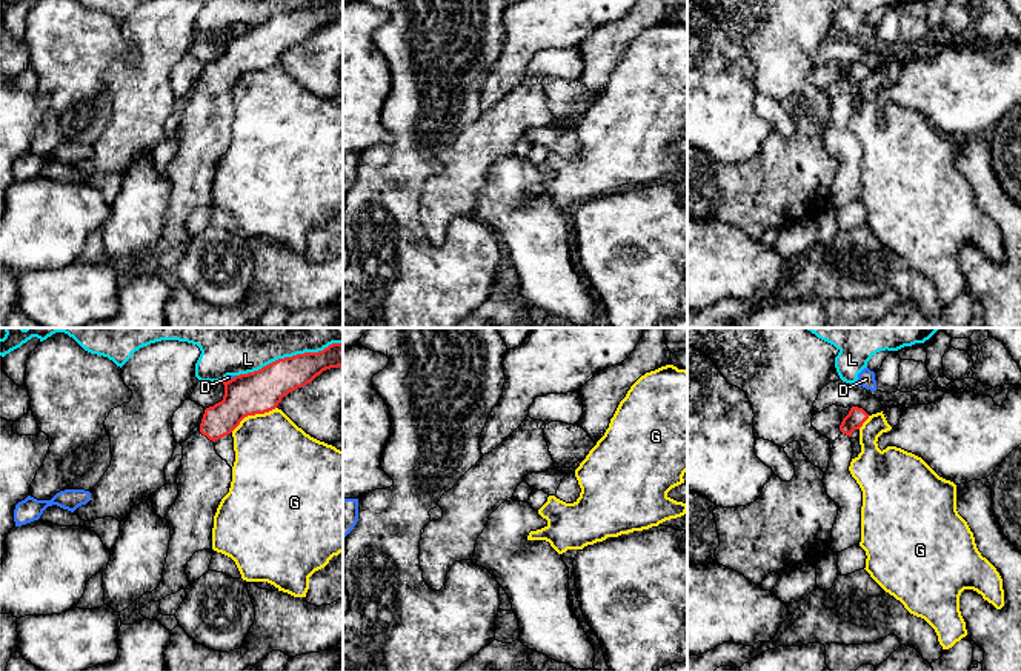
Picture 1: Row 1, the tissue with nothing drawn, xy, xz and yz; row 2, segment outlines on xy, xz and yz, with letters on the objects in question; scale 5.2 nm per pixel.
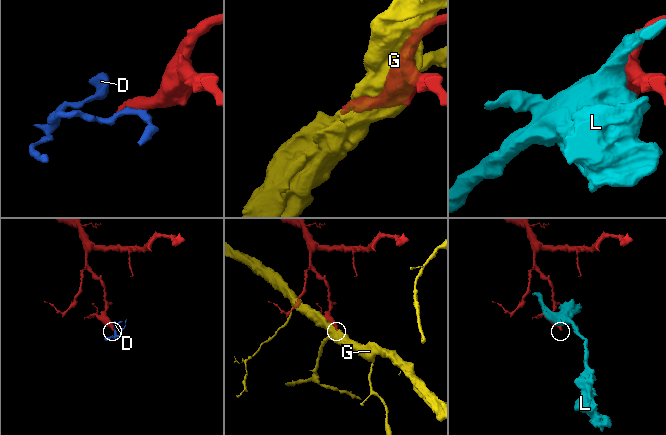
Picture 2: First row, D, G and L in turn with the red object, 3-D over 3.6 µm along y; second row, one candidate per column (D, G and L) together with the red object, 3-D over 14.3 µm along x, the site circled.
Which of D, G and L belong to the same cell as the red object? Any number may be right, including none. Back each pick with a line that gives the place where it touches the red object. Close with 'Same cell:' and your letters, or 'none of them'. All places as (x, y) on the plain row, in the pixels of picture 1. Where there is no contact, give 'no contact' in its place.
Same cell: none of them

